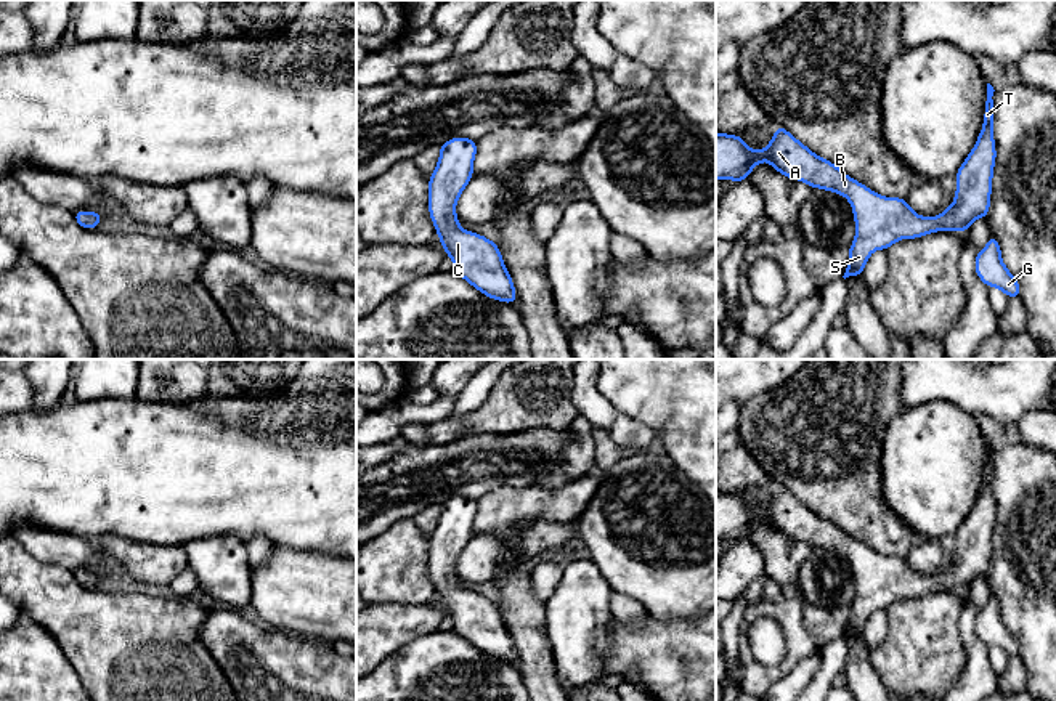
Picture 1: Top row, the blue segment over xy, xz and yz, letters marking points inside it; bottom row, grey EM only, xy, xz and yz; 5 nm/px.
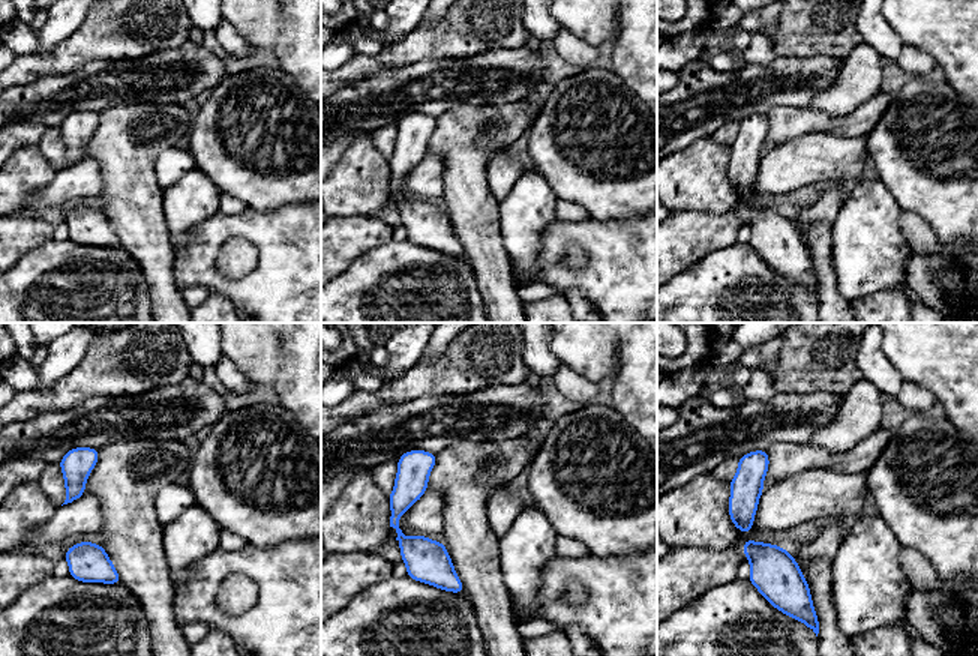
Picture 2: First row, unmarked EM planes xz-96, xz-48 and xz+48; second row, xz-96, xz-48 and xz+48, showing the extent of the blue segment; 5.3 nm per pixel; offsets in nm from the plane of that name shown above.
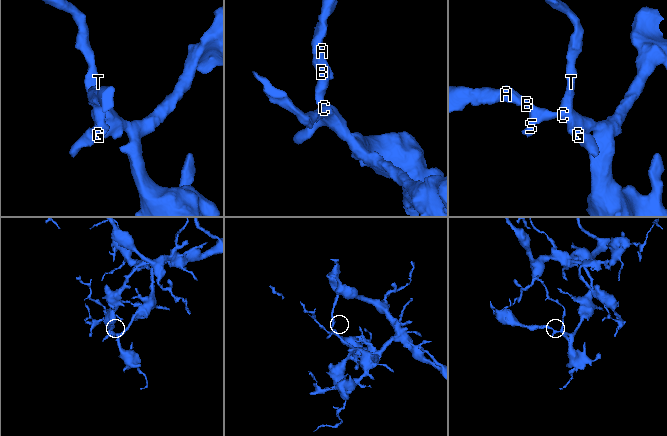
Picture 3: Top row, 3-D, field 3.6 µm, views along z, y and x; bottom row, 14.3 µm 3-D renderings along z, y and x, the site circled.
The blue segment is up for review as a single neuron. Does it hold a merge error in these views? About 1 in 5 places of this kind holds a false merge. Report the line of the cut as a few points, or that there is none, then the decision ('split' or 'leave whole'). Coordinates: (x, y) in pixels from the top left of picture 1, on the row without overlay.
cut none; leave whole

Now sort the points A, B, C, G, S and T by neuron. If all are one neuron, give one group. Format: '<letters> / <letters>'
A B C G S T

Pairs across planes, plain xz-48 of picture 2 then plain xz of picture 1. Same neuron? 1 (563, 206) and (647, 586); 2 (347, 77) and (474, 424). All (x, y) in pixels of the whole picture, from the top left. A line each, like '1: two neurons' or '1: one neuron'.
1: two neurons
2: one neuron

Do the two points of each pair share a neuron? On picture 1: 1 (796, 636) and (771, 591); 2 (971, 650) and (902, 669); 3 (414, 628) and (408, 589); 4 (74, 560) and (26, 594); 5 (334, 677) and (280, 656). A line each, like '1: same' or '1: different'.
1: different
2: different
3: different
4: different
5: same

